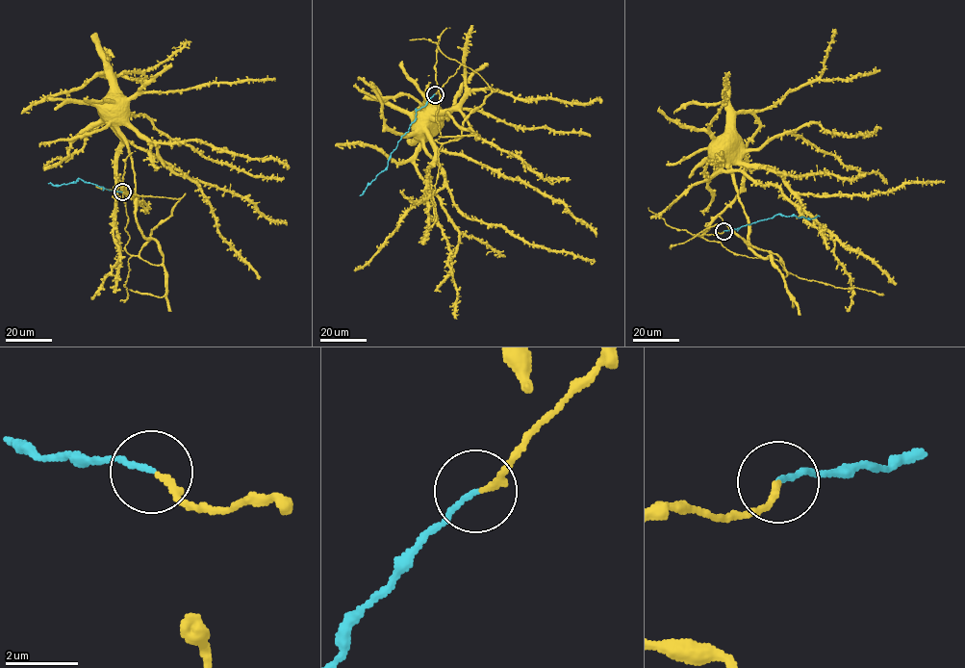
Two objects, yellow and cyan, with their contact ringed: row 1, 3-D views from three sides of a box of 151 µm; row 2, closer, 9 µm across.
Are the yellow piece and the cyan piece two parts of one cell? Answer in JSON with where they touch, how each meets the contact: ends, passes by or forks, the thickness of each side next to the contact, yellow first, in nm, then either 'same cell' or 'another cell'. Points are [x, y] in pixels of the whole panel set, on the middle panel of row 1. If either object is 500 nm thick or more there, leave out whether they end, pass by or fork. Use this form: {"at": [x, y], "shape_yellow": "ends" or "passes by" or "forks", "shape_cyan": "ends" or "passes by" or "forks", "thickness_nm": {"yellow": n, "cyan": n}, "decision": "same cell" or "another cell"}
{"at": [435, 94], "shape_yellow": "ends", "shape_cyan": "ends", "thickness_nm": {"yellow": 180, "cyan": 130}, "decision": "same cell"}

